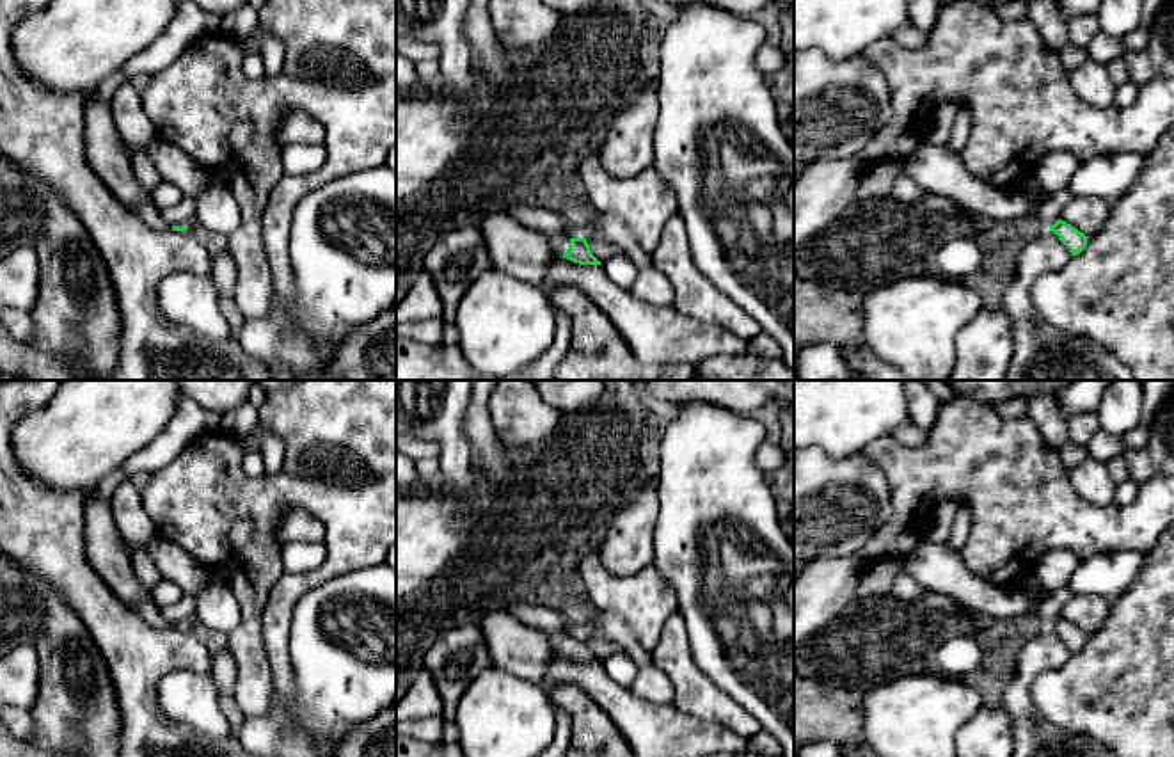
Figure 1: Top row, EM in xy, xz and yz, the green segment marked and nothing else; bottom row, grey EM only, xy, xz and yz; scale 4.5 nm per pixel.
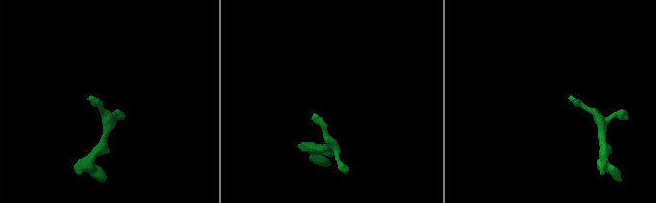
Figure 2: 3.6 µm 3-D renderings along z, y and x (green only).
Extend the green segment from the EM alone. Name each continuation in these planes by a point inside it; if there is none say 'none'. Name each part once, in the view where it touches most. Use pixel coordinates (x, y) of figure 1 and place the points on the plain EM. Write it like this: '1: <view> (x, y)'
1: xz (560, 642)

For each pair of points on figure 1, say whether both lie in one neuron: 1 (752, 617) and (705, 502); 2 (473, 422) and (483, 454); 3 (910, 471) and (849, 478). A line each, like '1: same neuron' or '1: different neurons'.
1: same neuron
2: same neuron
3: different neurons

